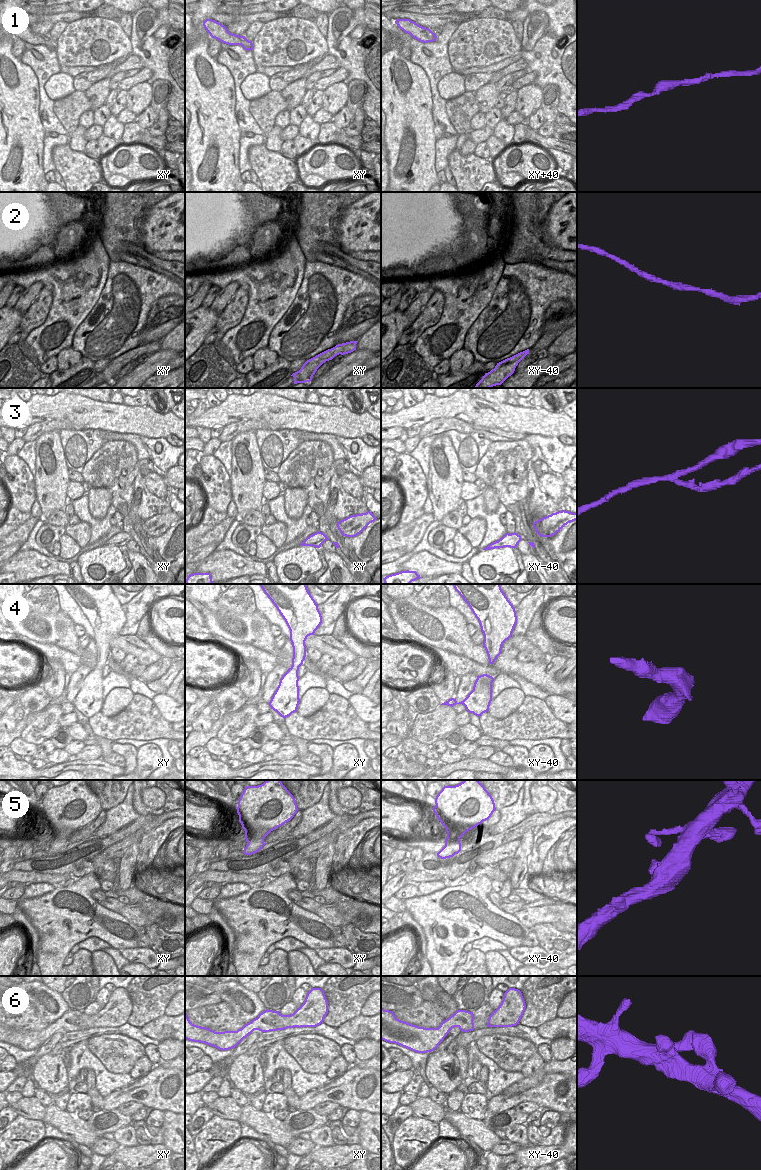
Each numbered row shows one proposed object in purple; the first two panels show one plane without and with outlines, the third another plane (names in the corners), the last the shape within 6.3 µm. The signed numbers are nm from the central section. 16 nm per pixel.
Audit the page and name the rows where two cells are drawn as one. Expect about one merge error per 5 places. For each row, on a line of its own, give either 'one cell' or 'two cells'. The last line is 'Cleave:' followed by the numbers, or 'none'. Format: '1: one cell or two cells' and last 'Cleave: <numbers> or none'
1: one cell
2: one cell
3: two cells
4: one cell
5: one cell
6: one cell
Cleave: 3

